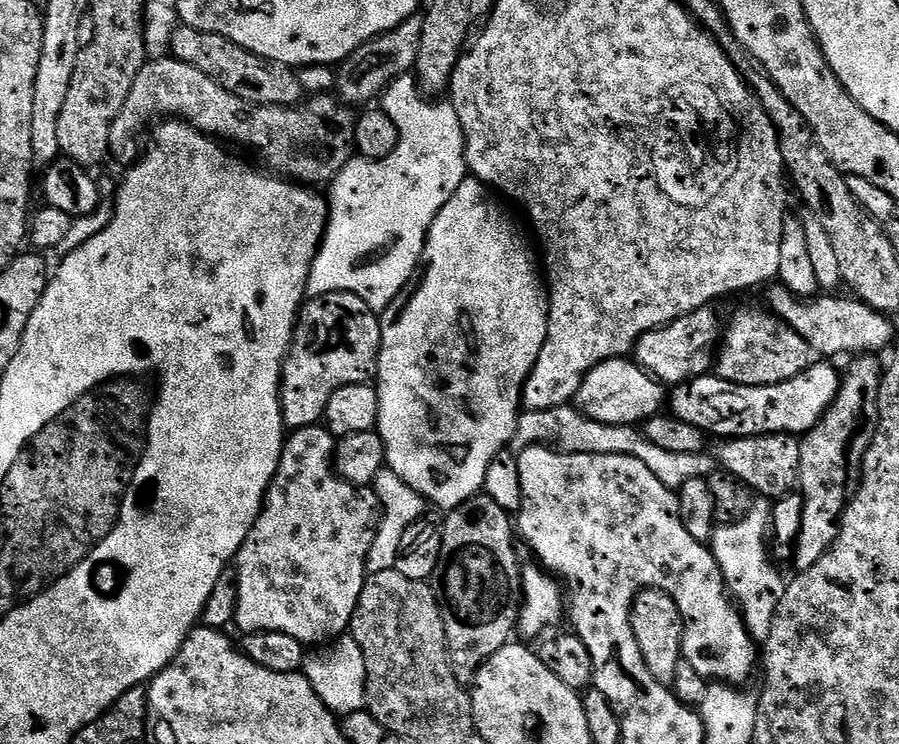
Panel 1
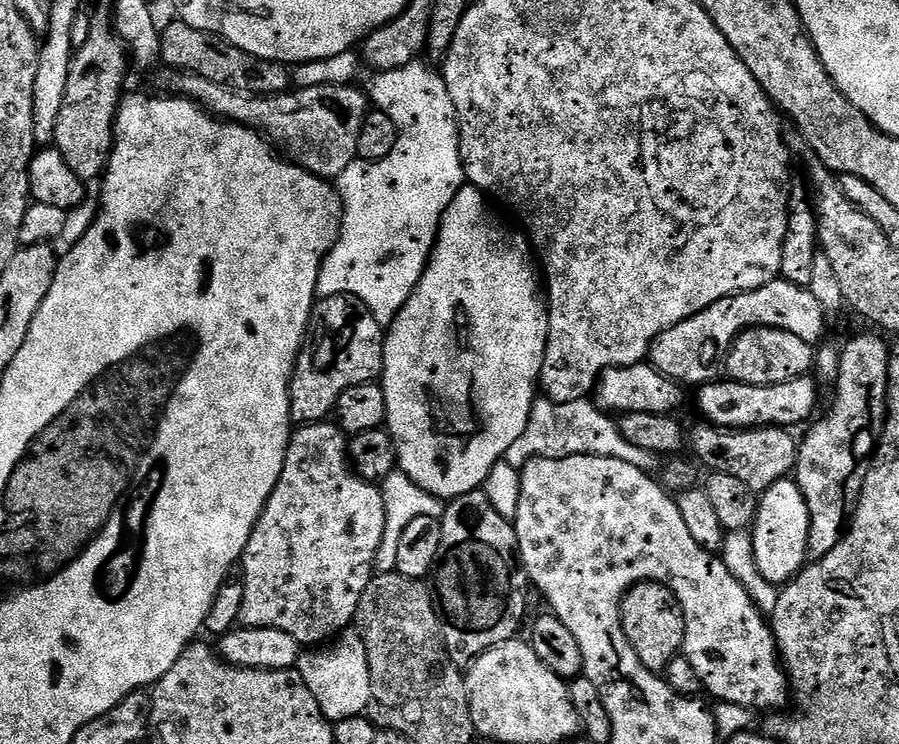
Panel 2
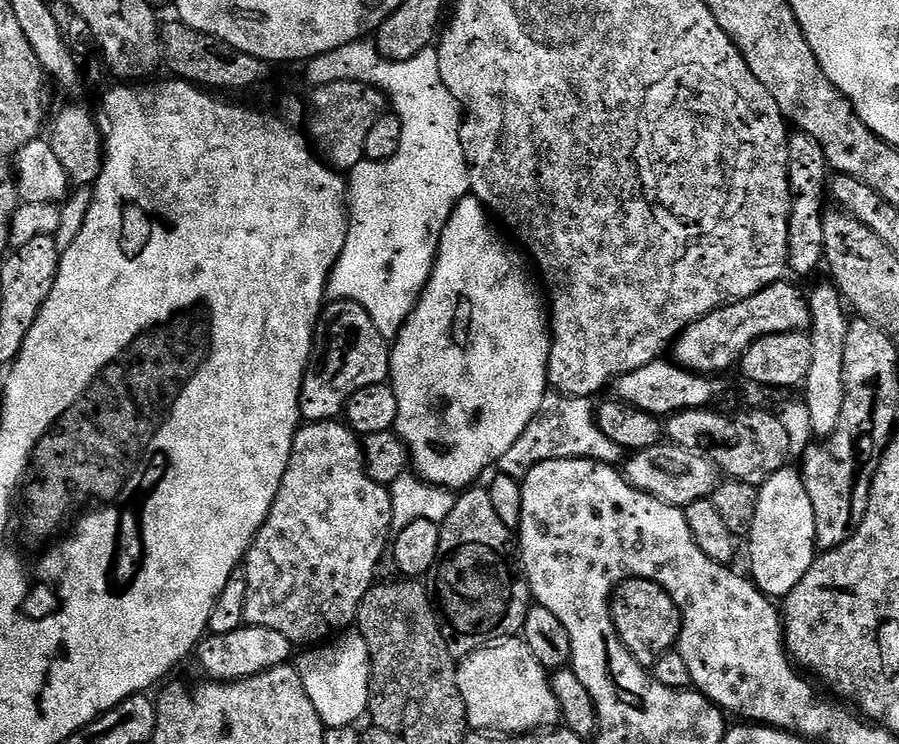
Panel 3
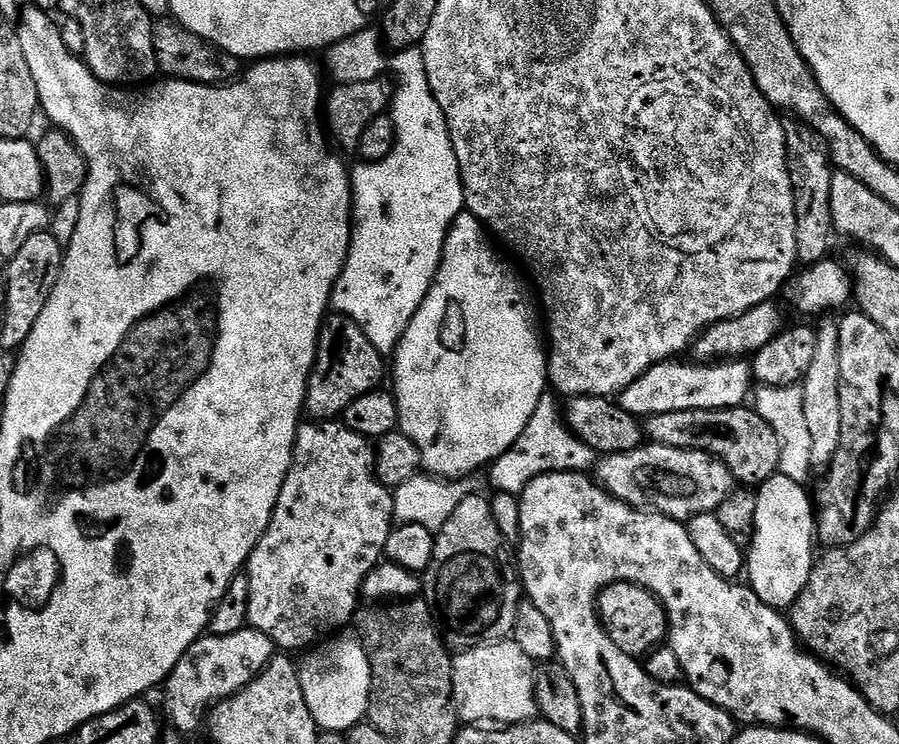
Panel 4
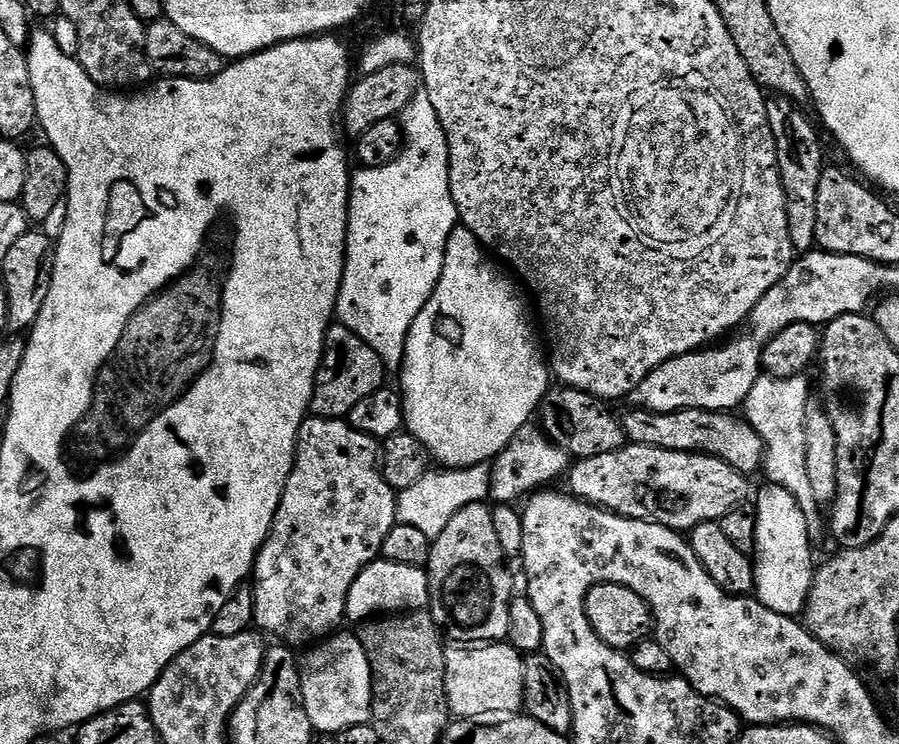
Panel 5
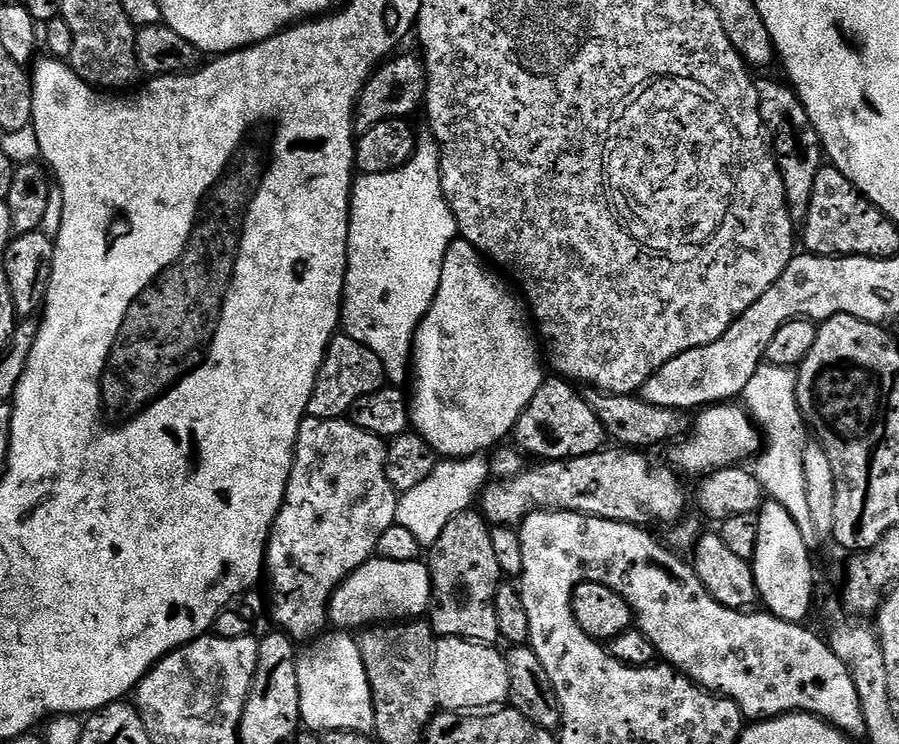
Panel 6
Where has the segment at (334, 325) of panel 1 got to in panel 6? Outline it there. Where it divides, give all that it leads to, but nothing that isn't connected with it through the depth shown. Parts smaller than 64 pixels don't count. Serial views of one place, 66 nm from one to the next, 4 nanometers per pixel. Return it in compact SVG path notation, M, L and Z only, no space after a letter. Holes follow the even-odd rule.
M337 334L332 337L312 391L312 401L308 404L308 415L323 420L338 420L351 413L354 402L358 398L366 398L366 394L374 394L374 390L385 387L384 367L374 354L362 342L354 342L354 338Z

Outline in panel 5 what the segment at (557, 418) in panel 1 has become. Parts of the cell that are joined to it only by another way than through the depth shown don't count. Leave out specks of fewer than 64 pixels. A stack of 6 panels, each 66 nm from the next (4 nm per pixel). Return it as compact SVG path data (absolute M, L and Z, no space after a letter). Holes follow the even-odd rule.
M529 426L523 428L504 447L503 451L491 461L491 494L489 499L493 503L517 503L527 497L531 492L545 487L548 482L560 479L571 467L571 456L553 444L551 440L539 429Z

